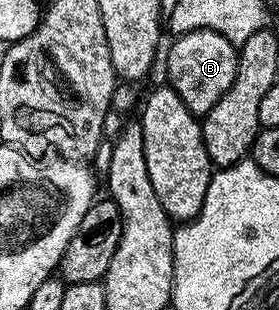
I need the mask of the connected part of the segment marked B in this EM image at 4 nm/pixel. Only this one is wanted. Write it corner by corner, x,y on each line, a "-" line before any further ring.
195,30
179,35
176,43
168,50
168,78
167,85
172,87
178,96
182,96
182,104
190,108
190,112
203,116
222,100
226,88
234,84
234,76
238,68
237,47
232,45
226,36
213,30

